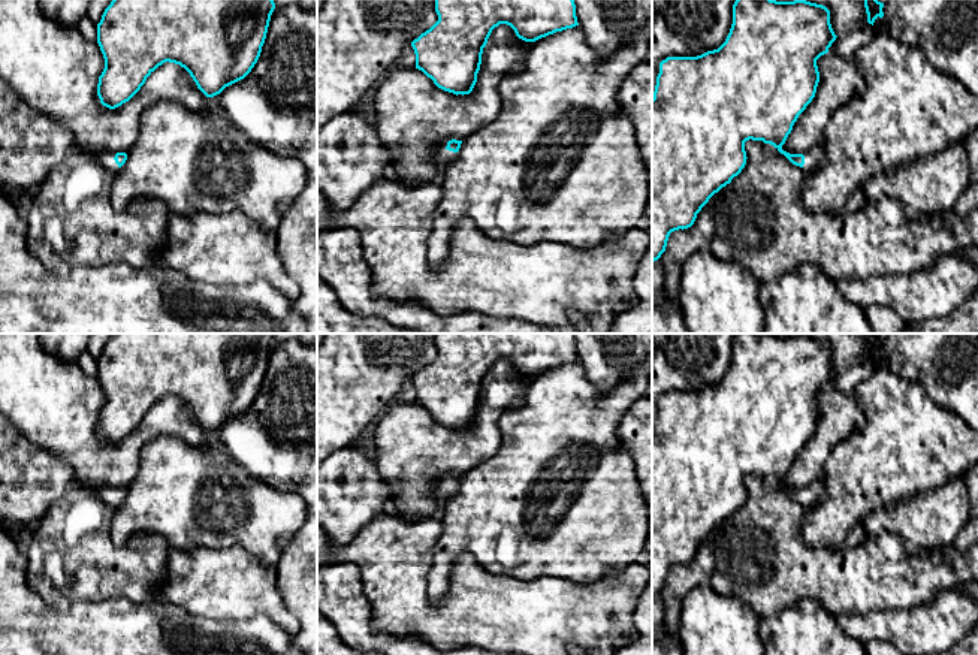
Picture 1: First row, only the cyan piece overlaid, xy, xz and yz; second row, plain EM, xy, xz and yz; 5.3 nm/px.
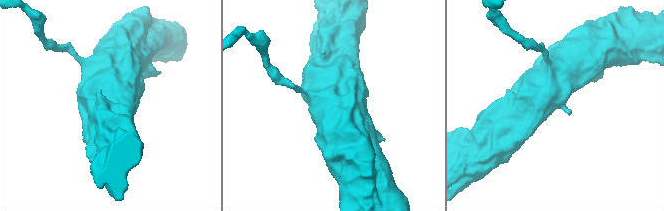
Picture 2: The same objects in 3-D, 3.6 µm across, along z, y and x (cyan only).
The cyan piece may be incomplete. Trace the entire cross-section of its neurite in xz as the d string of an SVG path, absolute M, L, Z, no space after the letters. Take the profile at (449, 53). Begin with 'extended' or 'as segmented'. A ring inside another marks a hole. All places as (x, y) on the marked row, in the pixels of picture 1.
as segmented; M435 0L438 21L411 42L416 69L453 94L470 94L477 82L483 48L495 27L510 25L525 42L579 25L574 0Z

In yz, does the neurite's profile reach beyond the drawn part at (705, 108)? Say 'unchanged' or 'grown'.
grown

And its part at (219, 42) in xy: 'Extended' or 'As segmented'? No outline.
As segmented

